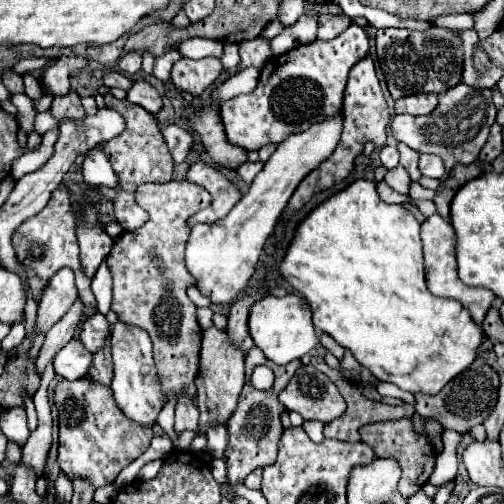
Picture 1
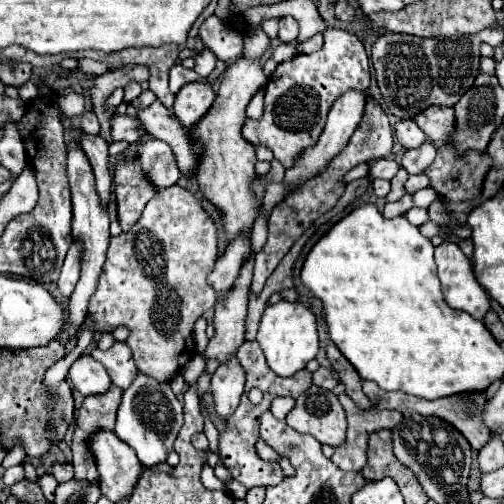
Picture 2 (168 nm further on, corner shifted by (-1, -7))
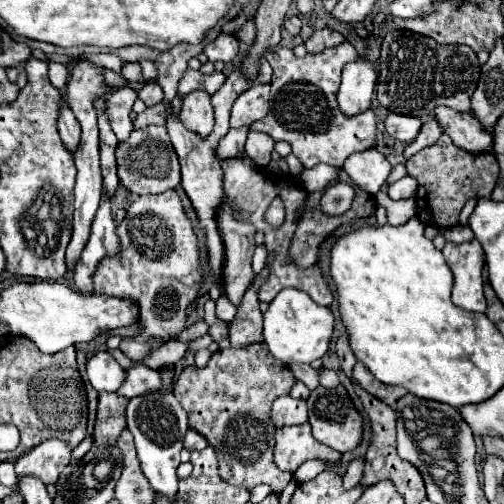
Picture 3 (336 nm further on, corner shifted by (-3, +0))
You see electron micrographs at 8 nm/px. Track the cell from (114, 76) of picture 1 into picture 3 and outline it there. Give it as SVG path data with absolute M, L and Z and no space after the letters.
M149 81L141 91L139 91L139 99L147 105L147 107L153 107L157 103L163 101L163 89L155 83L155 81Z

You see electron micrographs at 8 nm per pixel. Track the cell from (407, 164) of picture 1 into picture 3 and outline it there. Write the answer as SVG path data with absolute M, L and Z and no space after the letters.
M427 117L425 119L425 123L423 123L423 127L421 127L421 131L419 131L419 135L417 135L417 139L415 141L411 141L407 147L405 147L405 159L409 159L409 157L413 157L415 153L419 153L423 147L429 147L429 145L433 145L439 137L441 137L441 127L437 125L437 121L435 119L431 119L431 117Z

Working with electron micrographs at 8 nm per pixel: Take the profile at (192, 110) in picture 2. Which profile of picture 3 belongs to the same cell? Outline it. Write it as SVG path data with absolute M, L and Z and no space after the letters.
M187 93L181 103L179 117L183 125L201 137L207 137L213 129L213 105L209 93Z

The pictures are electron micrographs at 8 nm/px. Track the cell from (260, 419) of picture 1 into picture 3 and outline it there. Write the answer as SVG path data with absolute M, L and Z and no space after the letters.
M253 343L253 345L241 347L241 349L229 347L229 349L217 351L209 359L205 369L197 369L193 365L185 367L173 385L173 393L177 395L183 409L187 411L191 429L199 431L215 447L217 459L219 459L219 475L227 483L245 487L245 489L259 485L259 483L267 483L275 493L281 493L287 487L291 473L277 469L277 465L273 463L271 447L275 443L275 427L269 425L269 409L271 409L273 399L279 395L287 395L295 383L297 383L297 379L291 373L291 369L287 365L283 365L281 361L273 359L273 355L269 353L265 343Z

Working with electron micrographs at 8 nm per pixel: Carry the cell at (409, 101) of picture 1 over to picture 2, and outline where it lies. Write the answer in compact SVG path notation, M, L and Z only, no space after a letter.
M427 108L427 112L421 112L415 118L415 122L433 144L447 142L447 138L455 132L455 110L453 108Z

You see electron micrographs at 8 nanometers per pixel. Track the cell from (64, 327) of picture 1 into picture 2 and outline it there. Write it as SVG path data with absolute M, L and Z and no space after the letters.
M69 144L67 146L67 178L73 194L73 234L83 240L83 270L81 278L75 286L75 292L71 294L71 302L67 308L69 314L69 324L81 326L85 314L87 314L87 304L91 298L91 292L95 292L95 284L99 278L99 272L103 268L107 244L109 244L109 216L103 208L99 208L99 196L95 192L95 178L93 178L93 168L79 144Z

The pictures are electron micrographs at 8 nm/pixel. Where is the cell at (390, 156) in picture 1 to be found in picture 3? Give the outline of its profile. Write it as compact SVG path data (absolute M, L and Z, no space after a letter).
M373 147L373 149L349 155L343 163L343 169L357 187L375 195L379 191L379 187L387 181L393 165L387 161L387 157L383 153L379 153Z

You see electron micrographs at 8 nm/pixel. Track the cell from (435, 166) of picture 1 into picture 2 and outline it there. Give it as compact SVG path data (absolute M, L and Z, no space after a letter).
M415 174L415 176L409 176L409 180L405 182L405 192L407 192L407 194L415 194L417 190L427 188L427 186L429 186L427 176L423 176L423 174Z

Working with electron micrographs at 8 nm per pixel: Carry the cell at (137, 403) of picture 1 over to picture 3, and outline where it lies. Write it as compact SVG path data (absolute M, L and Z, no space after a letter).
M159 389L153 393L143 393L141 397L133 397L127 405L127 429L135 437L137 457L151 487L157 493L175 499L177 495L175 471L179 465L179 453L183 449L183 437L185 431L189 429L189 417L185 415L185 409L181 409L181 403L173 395L173 391Z

